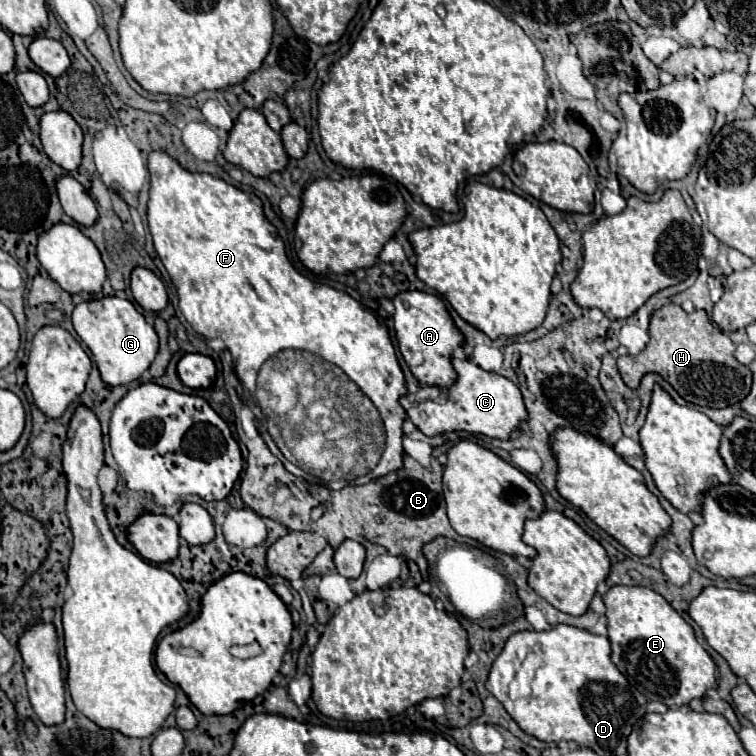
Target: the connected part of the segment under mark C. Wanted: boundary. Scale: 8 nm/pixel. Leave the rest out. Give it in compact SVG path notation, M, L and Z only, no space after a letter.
M453 353L451 365L457 373L457 379L451 387L445 389L425 385L419 387L417 393L407 393L399 399L407 417L425 435L467 431L467 433L483 433L493 439L509 439L509 433L517 427L521 419L525 419L525 403L519 387L507 377L481 369L461 353Z

